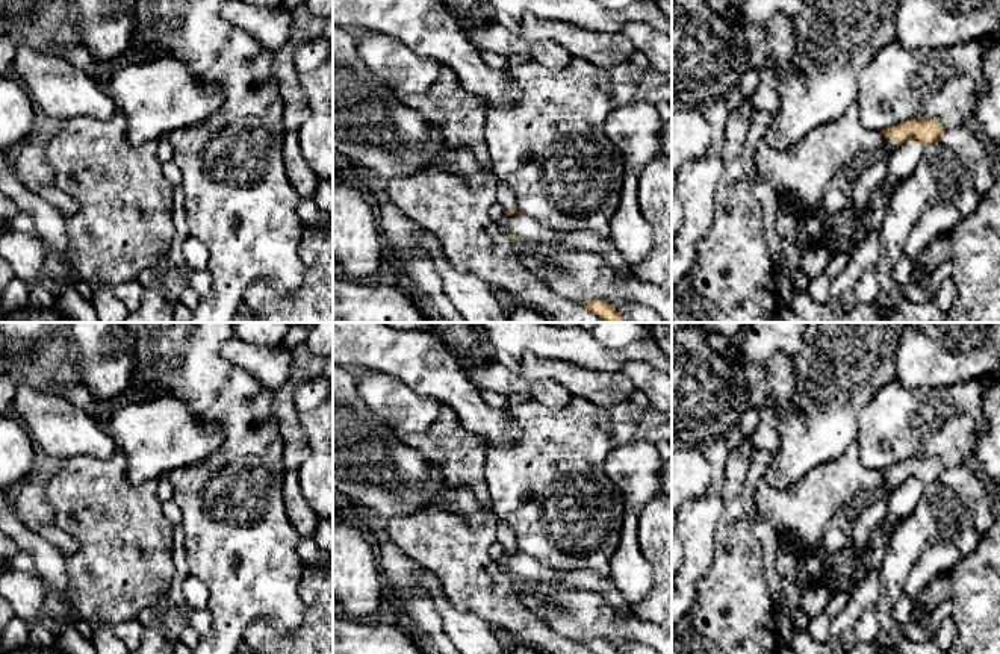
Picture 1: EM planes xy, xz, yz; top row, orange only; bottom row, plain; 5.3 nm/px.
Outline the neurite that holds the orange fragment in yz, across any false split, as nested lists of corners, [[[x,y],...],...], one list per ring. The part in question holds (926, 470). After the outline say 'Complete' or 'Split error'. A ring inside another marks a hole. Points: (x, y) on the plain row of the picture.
[[[906,459],[884,471],[882,486],[893,492],[905,480],[914,477],[923,483],[938,481],[939,475],[946,471],[946,466],[939,460],[933,459]]]. Split error

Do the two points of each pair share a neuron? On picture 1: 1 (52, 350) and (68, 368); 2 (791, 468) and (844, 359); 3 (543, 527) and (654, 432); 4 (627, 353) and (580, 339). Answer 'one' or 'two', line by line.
1: one
2: one
3: one
4: one

